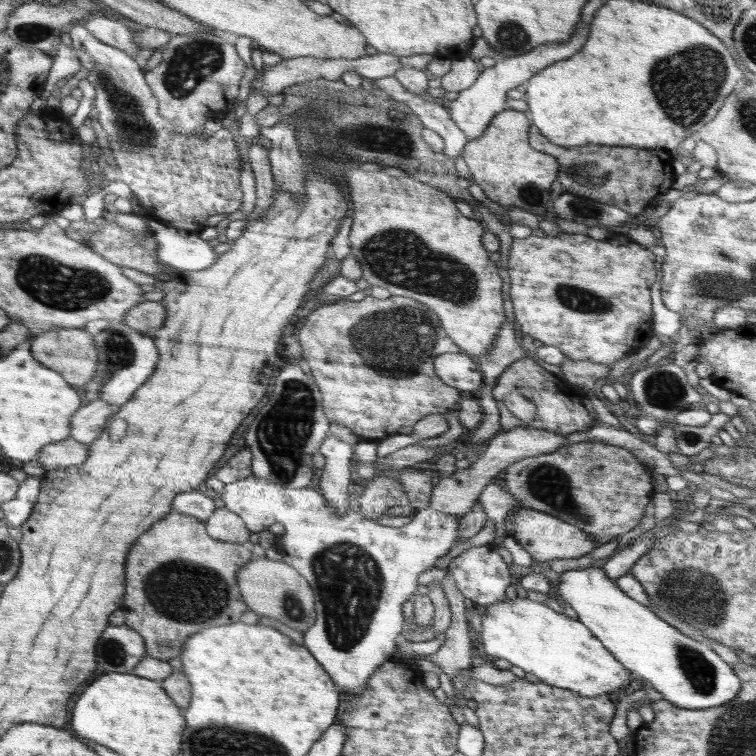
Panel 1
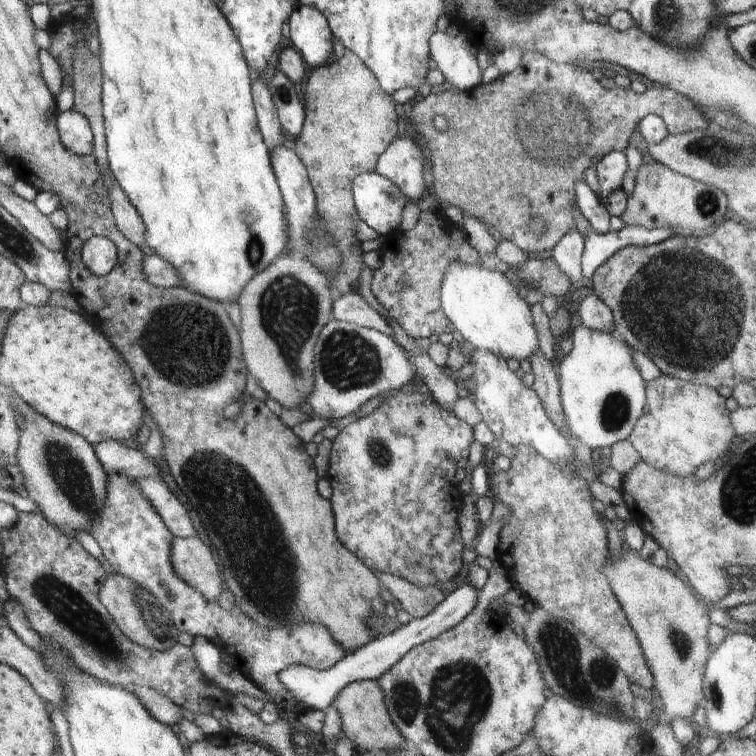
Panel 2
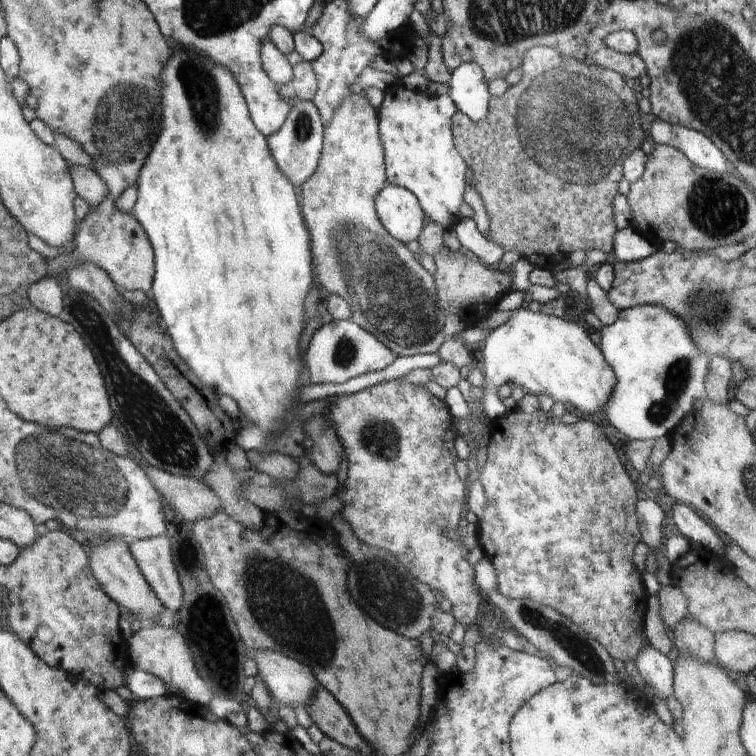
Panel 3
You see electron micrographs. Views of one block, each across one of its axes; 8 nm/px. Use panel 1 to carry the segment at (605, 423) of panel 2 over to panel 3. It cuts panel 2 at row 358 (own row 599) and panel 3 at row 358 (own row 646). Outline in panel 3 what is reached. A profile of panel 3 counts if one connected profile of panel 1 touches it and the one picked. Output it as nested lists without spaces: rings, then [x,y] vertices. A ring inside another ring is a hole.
[[[653,304],[636,305],[620,310],[619,319],[615,323],[605,327],[596,325],[602,336],[599,345],[602,355],[617,376],[615,391],[605,407],[604,414],[630,440],[656,440],[661,436],[668,436],[700,401],[709,397],[705,379],[709,372],[710,357],[696,346],[691,332],[676,313]]]

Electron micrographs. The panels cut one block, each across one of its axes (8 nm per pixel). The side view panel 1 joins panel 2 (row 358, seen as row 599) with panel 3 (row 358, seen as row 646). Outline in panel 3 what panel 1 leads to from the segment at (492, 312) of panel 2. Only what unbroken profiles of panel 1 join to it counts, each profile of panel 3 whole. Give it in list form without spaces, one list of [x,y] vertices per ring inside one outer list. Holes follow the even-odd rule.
[[[522,306],[514,311],[508,322],[495,328],[480,346],[485,364],[485,380],[482,388],[475,389],[475,394],[482,396],[478,401],[484,406],[484,414],[489,420],[506,414],[506,408],[499,399],[497,390],[500,385],[508,382],[520,384],[535,395],[551,396],[555,402],[570,404],[584,414],[604,413],[615,391],[617,376],[614,369],[602,355],[601,348],[594,344],[584,328],[578,325],[578,320],[571,317],[563,319],[540,312],[533,313]]]

